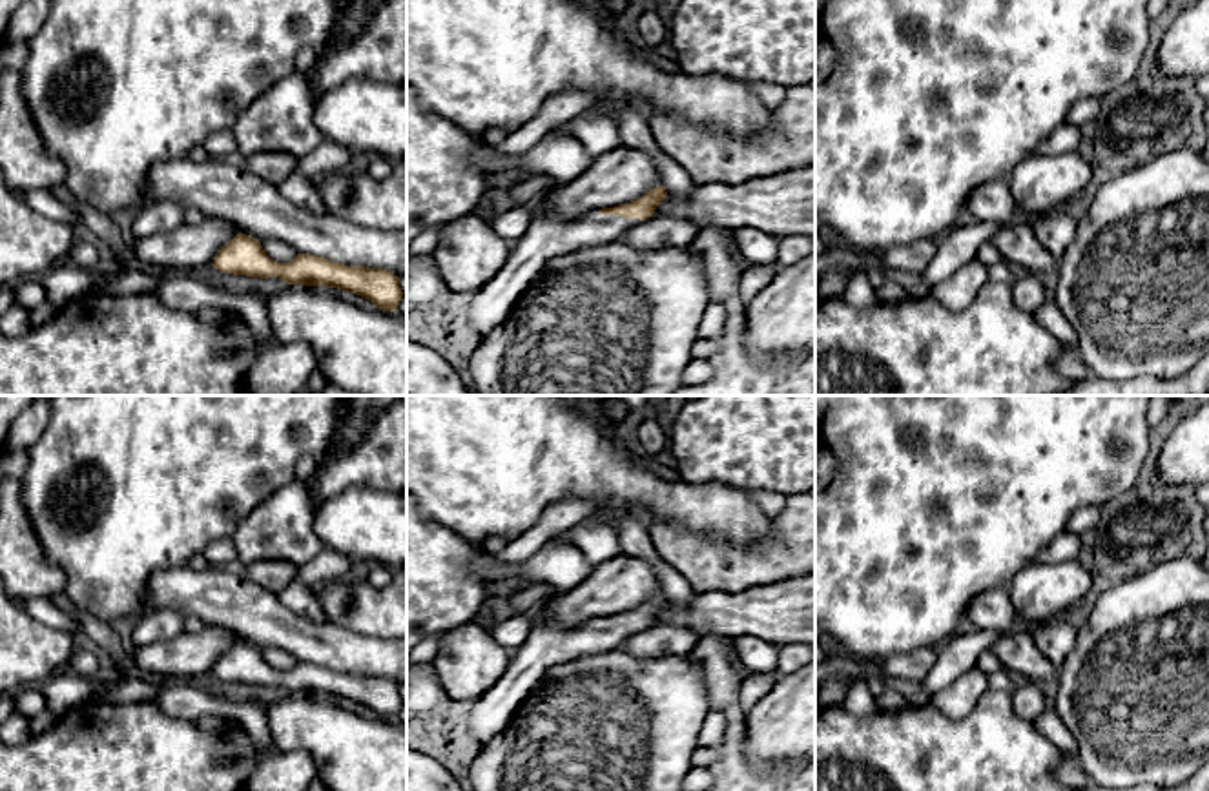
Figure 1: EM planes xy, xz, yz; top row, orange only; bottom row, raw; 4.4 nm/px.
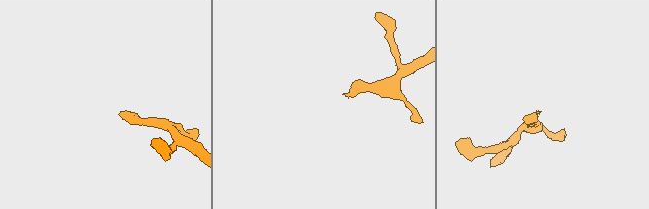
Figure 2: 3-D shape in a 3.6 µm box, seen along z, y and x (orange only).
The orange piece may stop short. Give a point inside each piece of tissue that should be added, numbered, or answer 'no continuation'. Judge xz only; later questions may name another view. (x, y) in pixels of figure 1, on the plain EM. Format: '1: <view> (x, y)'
1: xz (549, 644)

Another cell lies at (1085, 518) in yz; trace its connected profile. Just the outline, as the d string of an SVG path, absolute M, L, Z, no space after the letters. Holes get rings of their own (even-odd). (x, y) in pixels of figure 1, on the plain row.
M1098 505L1081 507L1070 516L1067 530L1078 536L1085 536L1089 530L1096 529L1100 516L1101 507Z

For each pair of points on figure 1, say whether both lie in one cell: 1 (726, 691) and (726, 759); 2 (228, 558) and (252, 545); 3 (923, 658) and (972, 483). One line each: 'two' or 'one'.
1: one
2: two
3: two

